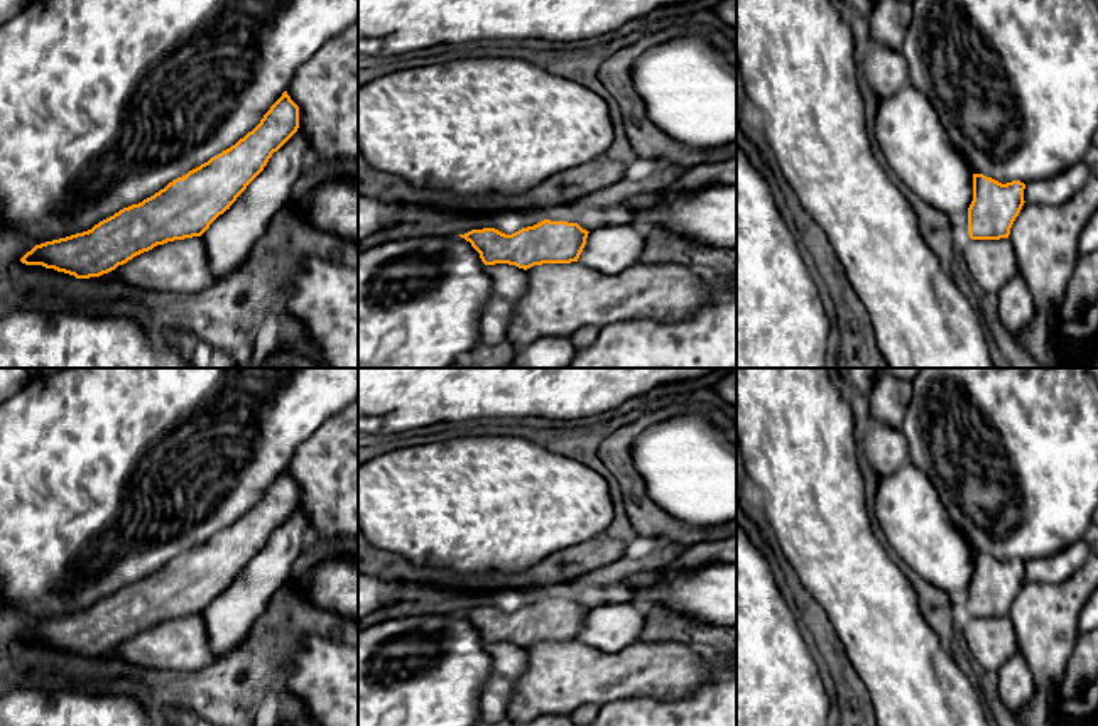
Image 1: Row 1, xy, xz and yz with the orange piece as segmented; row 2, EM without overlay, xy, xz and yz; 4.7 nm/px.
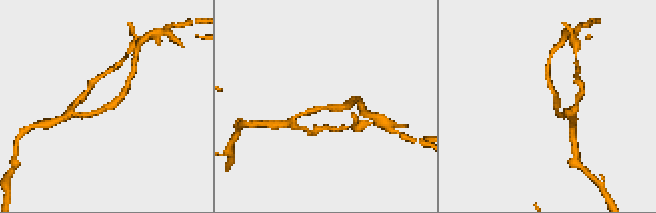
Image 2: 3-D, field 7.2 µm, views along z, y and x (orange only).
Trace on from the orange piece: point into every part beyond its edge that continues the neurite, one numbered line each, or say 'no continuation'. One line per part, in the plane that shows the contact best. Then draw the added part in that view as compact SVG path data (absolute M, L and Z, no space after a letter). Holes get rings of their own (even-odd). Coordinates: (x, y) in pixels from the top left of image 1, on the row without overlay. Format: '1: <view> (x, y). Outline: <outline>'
1: xy (179, 645). Outline: M203 615L157 623L152 628L133 635L127 642L118 643L108 652L149 670L198 672L218 662L209 650Z

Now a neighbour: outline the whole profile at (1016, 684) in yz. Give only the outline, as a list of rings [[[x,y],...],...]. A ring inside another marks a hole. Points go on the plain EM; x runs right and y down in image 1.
[[[1017,648],[995,674],[998,680],[998,696],[1015,718],[1024,707],[1032,704],[1035,692],[1034,677],[1020,650]]]

